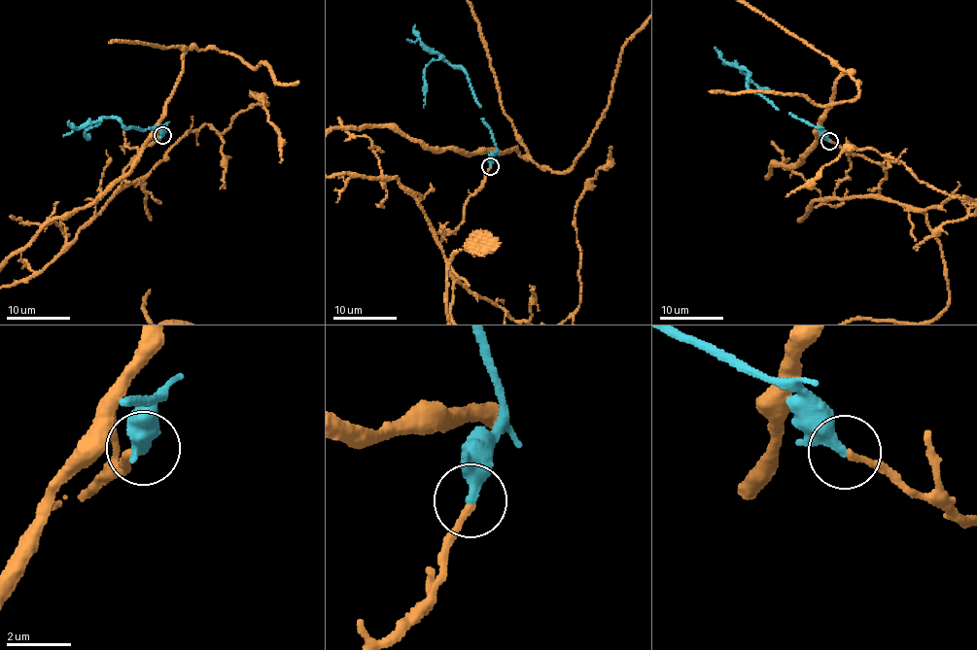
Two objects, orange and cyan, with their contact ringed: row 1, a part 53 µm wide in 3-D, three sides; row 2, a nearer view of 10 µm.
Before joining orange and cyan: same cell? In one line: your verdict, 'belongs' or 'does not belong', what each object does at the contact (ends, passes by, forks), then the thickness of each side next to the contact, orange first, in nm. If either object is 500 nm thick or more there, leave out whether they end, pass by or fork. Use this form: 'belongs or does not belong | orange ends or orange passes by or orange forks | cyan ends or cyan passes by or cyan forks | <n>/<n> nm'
belongs | orange ends | cyan ends | 220/420 nm

